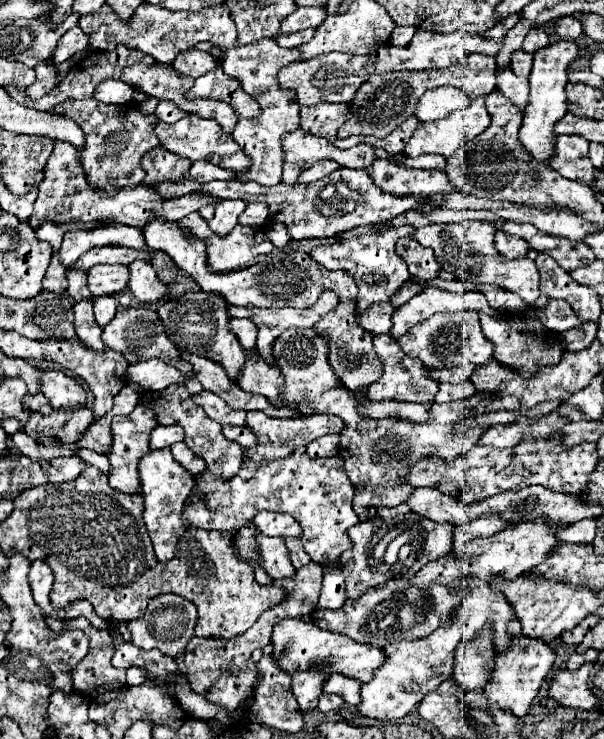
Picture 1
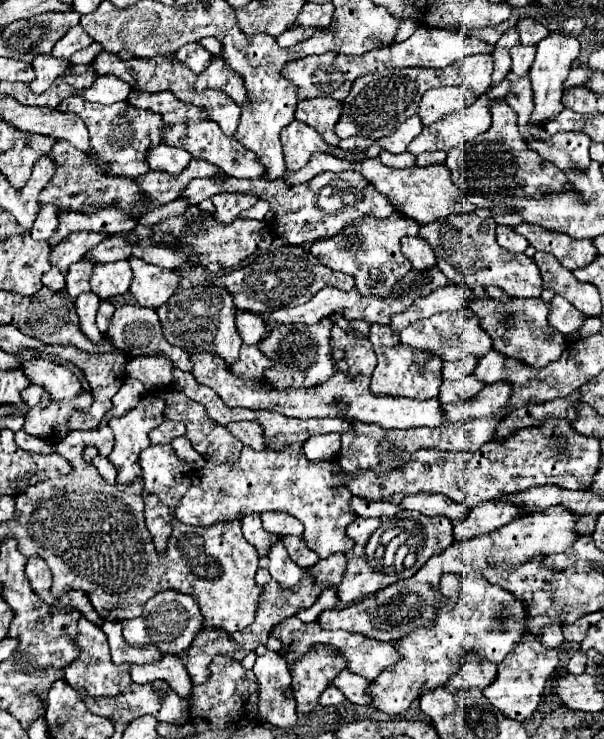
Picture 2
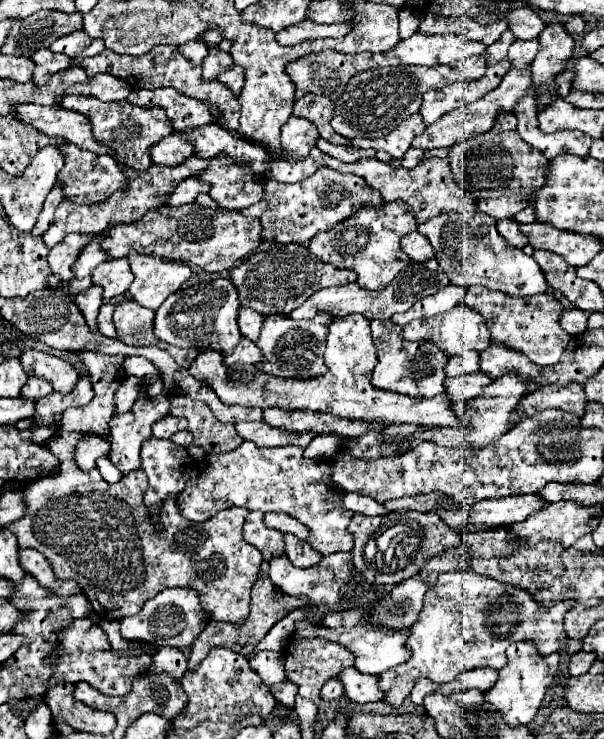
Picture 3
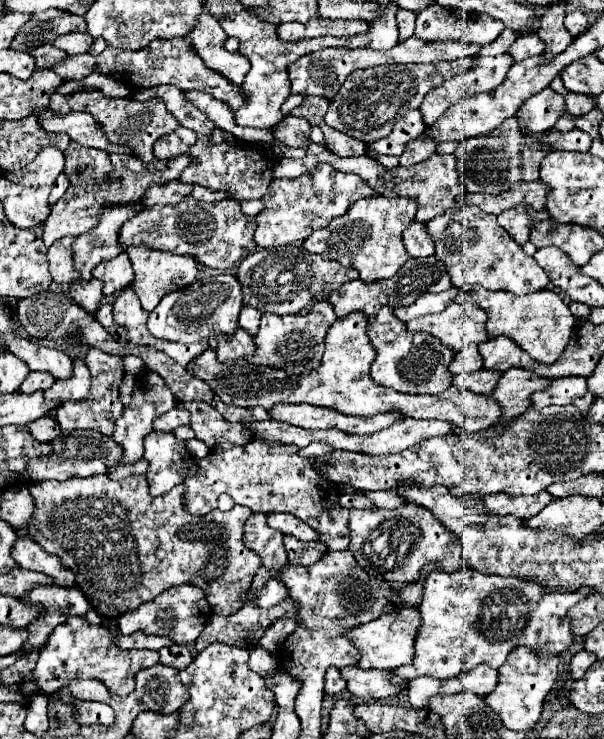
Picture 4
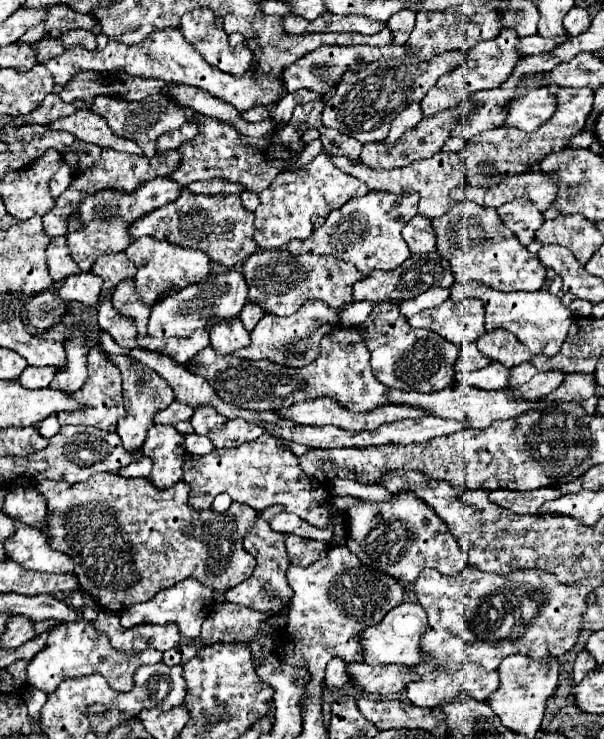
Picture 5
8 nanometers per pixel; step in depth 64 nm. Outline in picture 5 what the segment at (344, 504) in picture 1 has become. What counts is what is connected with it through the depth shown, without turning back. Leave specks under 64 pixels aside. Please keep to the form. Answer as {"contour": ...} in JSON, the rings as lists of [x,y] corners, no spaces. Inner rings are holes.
{"contour":[[[262,434],[256,440],[242,444],[240,448],[214,448],[208,456],[190,456],[188,464],[184,464],[184,482],[190,486],[188,506],[194,510],[210,510],[212,500],[222,492],[230,494],[234,502],[248,504],[256,512],[280,504],[286,512],[298,514],[302,520],[310,522],[316,528],[332,528],[332,546],[346,544],[344,524],[332,524],[330,520],[340,516],[342,510],[336,510],[330,504],[332,494],[328,486],[308,476],[300,468],[298,458],[292,454],[292,450],[272,436]]]}

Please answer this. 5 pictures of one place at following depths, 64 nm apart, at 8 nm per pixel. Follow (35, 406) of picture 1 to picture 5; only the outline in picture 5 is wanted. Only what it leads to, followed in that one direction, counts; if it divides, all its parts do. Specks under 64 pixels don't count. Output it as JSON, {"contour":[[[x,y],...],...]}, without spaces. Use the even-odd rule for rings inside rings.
{"contour":[[[28,366],[26,372],[20,376],[20,384],[24,388],[30,388],[30,390],[36,390],[36,388],[48,388],[52,378],[54,378],[54,368],[32,368]]]}

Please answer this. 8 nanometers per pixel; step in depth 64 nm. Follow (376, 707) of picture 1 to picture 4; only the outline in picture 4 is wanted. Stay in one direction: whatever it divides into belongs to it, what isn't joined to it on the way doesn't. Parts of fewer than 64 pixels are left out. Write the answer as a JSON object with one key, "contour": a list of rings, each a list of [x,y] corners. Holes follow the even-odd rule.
{"contour":[[[472,568],[460,572],[436,570],[426,576],[424,584],[414,660],[410,666],[392,670],[390,680],[404,690],[418,676],[448,680],[478,664],[500,668],[516,646],[528,646],[538,656],[562,654],[574,640],[566,612],[584,598],[584,592],[544,592],[536,584],[528,584],[528,580],[488,576]]]}

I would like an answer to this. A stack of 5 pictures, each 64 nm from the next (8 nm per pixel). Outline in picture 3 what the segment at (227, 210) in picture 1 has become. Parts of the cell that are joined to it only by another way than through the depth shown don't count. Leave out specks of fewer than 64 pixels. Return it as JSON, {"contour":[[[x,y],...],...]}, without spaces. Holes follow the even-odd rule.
{"contour":[[[208,160],[208,172],[196,176],[198,180],[208,180],[212,184],[212,200],[218,202],[222,210],[244,210],[262,200],[262,180],[252,180],[244,176],[240,168],[224,164],[224,160]]]}

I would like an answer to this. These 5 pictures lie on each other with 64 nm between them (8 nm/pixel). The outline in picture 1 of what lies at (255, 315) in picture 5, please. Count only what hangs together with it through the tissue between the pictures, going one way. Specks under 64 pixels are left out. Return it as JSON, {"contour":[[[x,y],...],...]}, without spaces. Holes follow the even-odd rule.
{"contour":[[[232,318],[228,322],[228,330],[238,338],[244,350],[250,350],[256,346],[256,324],[252,324],[252,320]]]}

